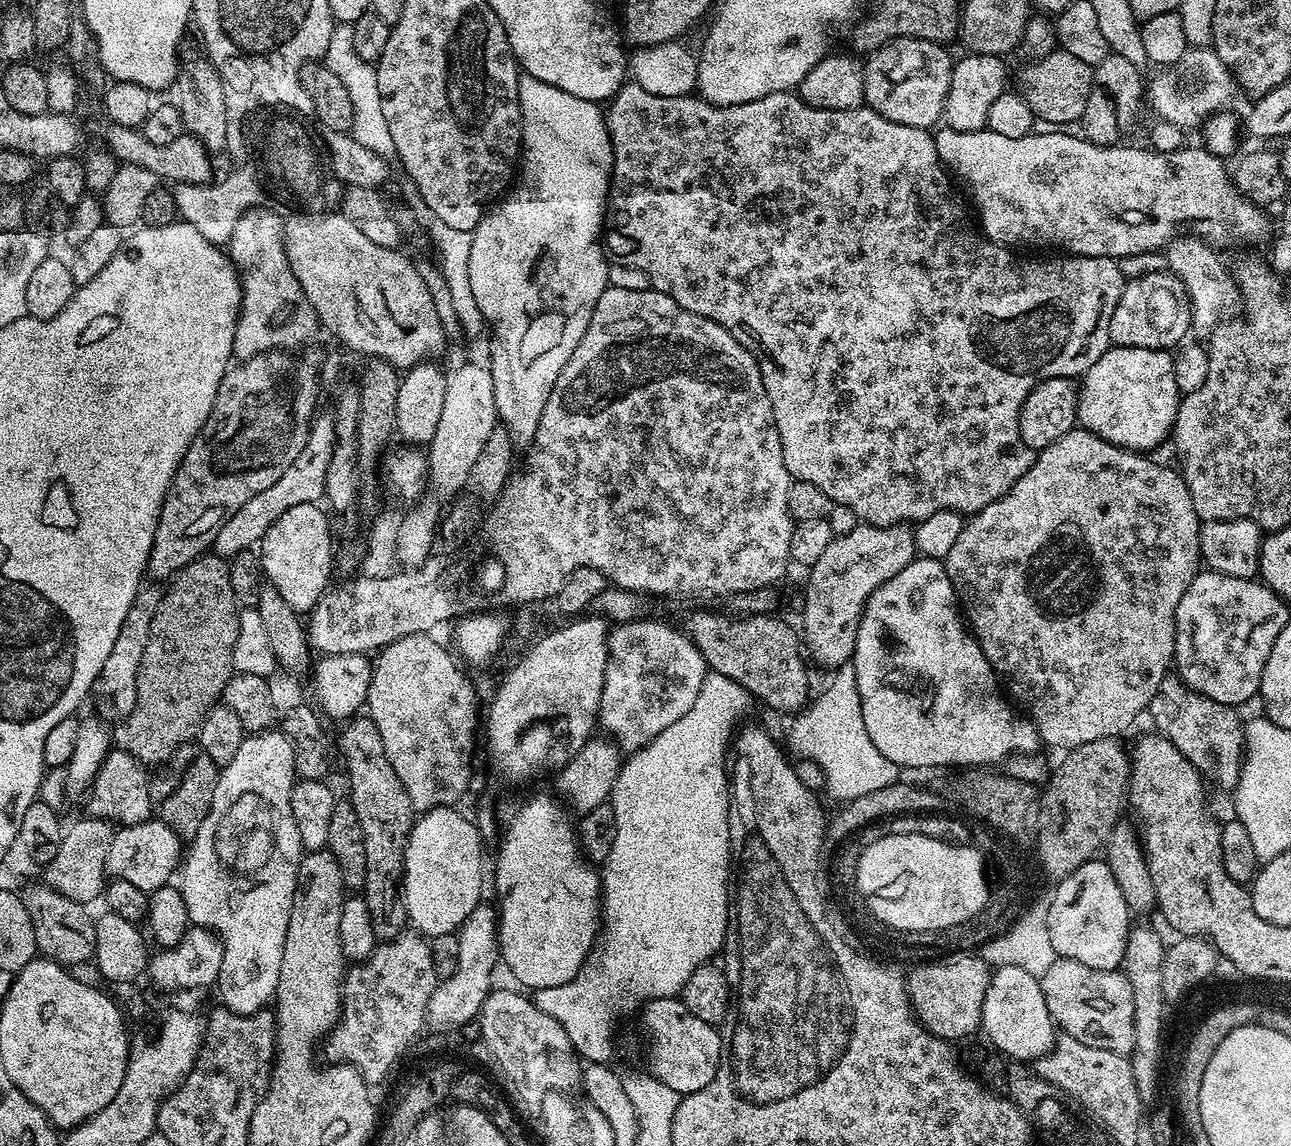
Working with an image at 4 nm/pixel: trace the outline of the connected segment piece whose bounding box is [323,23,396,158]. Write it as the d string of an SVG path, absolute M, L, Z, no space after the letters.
M337 23L330 34L330 46L326 50L323 63L327 64L328 69L338 78L342 78L342 86L350 94L352 103L352 126L350 134L366 150L374 150L374 154L385 158L395 157L396 147L394 138L390 138L390 129L386 126L386 117L382 115L382 97L378 94L378 78L376 69L371 63L362 58L354 50L354 34L351 24Z

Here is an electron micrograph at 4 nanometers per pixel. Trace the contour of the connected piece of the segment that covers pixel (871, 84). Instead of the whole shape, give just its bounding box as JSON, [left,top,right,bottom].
[863,36,954,129]

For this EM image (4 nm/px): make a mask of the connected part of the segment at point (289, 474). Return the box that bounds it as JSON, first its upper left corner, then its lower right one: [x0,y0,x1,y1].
[210,423,337,558]

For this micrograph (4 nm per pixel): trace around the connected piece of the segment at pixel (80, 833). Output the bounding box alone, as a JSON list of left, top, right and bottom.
[43,818,113,906]

